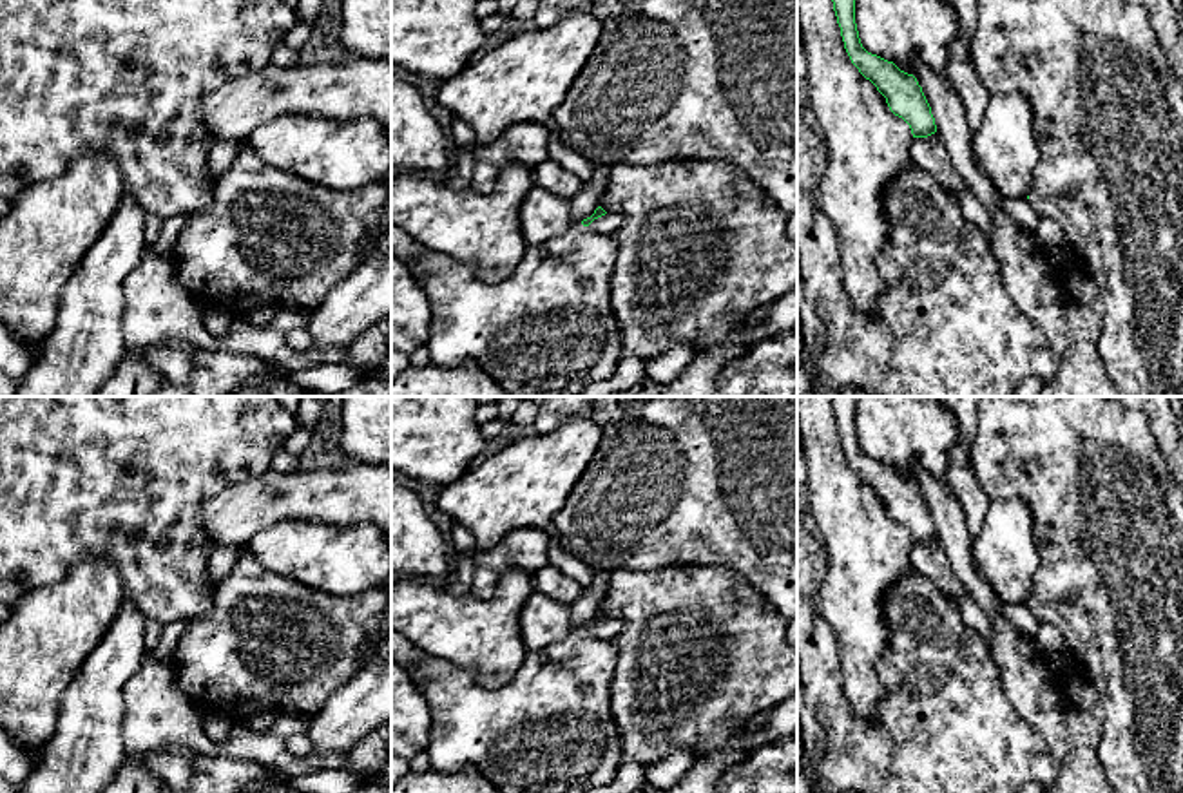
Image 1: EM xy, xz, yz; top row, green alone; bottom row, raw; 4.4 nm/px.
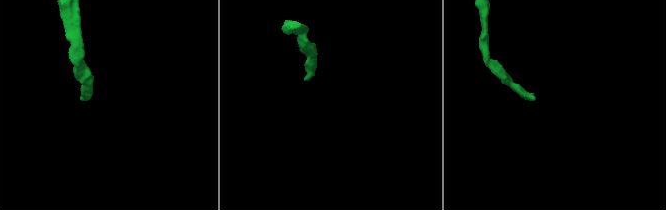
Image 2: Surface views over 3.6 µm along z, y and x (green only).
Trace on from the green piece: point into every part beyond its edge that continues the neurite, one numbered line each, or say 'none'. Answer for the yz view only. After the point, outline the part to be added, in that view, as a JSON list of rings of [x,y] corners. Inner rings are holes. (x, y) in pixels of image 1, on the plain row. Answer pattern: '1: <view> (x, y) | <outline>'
none

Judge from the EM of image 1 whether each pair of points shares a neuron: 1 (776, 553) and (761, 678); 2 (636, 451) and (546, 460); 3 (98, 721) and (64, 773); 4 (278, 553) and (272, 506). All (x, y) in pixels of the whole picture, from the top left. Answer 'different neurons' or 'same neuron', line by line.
1: different neurons
2: different neurons
3: same neuron
4: different neurons

